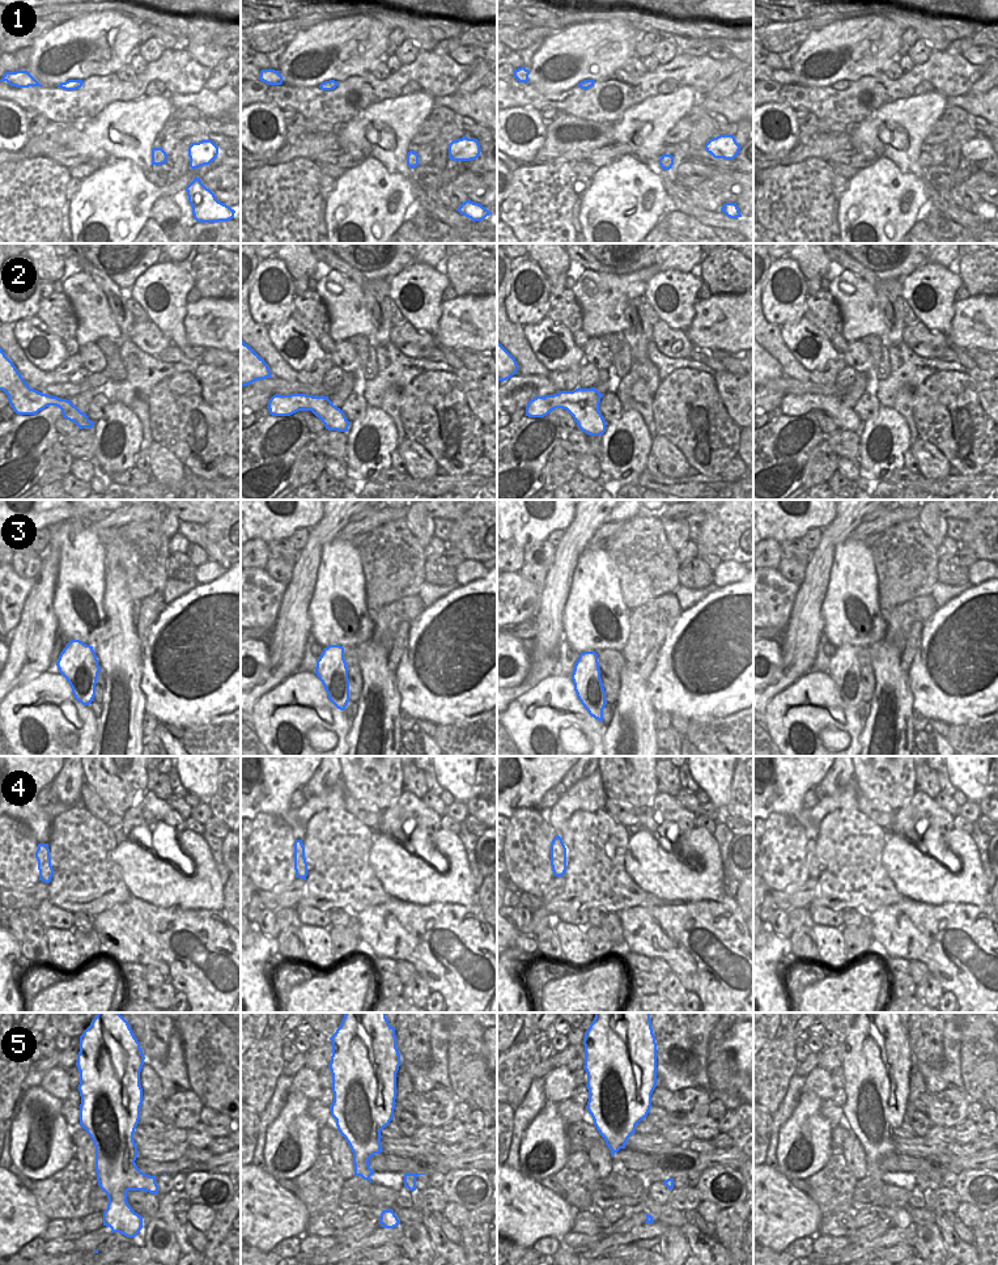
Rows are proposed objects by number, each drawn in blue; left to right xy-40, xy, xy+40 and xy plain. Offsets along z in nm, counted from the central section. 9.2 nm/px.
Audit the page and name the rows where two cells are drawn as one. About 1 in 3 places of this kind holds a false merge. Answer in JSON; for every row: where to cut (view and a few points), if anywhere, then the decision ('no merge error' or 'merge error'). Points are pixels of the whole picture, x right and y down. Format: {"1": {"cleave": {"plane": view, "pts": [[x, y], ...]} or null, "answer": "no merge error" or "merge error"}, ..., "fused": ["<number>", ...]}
{"1": {"cleave": null, "answer": "no merge error"}, "2": {"cleave": null, "answer": "no merge error"}, "3": {"cleave": null, "answer": "no merge error"}, "4": {"cleave": null, "answer": "no merge error"}, "5": {"cleave": null, "answer": "no merge error"}, "fused": []}

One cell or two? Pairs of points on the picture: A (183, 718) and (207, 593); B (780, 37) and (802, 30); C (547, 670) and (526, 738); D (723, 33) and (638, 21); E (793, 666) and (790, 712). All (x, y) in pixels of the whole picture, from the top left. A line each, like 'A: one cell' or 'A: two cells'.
A: one cell
B: one cell
C: two cells
D: one cell
E: two cells

